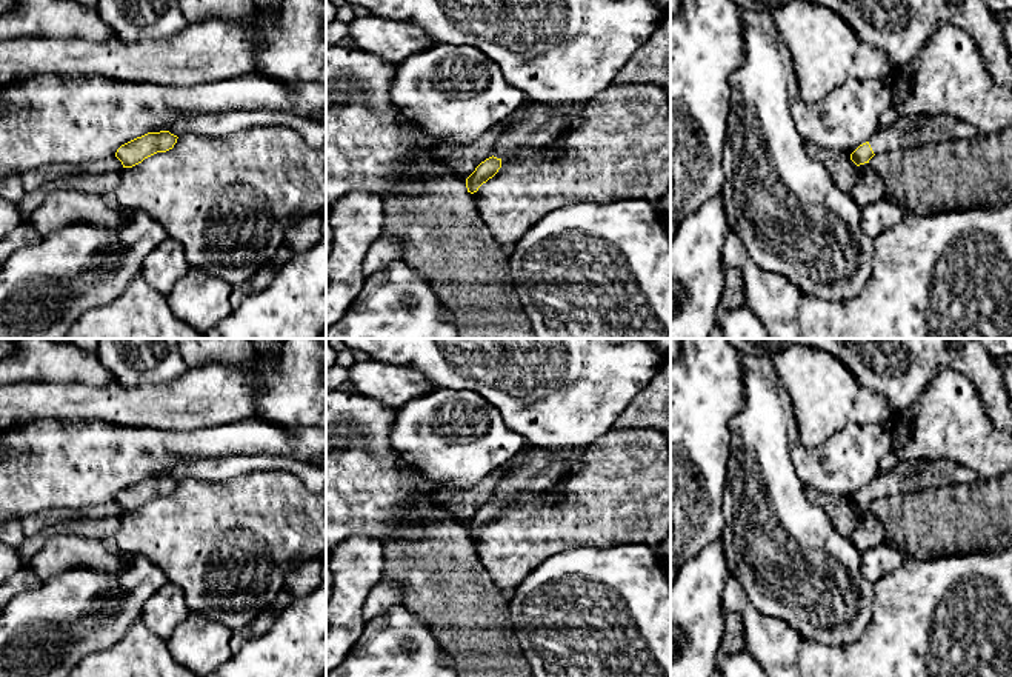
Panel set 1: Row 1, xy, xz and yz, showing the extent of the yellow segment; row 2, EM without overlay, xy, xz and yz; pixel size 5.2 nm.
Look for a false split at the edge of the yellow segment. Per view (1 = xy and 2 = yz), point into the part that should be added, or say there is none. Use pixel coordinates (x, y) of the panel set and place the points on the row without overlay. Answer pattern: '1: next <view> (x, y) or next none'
1: next none
2: next yz (909, 476)

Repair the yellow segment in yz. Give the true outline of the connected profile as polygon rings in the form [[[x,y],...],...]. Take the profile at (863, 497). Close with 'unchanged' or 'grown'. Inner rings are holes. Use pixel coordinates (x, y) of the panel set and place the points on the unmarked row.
[[[946,459],[898,462],[889,472],[880,474],[860,489],[851,499],[851,505],[860,511],[887,495],[903,495],[938,486],[974,485],[978,480],[974,469]]]; grown

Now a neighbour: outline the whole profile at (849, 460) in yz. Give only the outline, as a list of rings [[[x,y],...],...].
[[[892,419],[883,423],[847,422],[815,448],[791,448],[791,459],[806,489],[851,500],[880,475],[881,460],[892,452]]]

